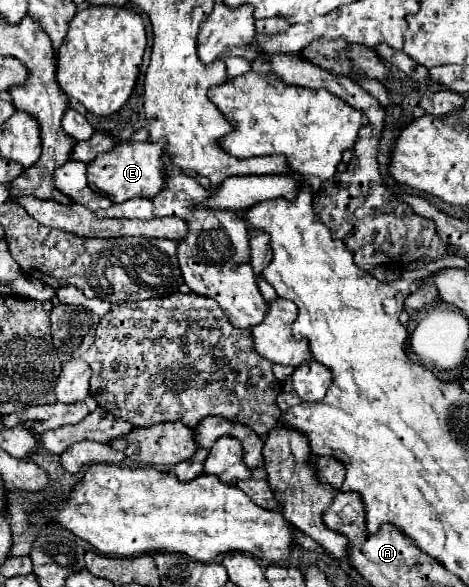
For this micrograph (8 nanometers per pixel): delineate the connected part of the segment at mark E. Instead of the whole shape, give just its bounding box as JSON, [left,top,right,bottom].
[88,142,166,202]

